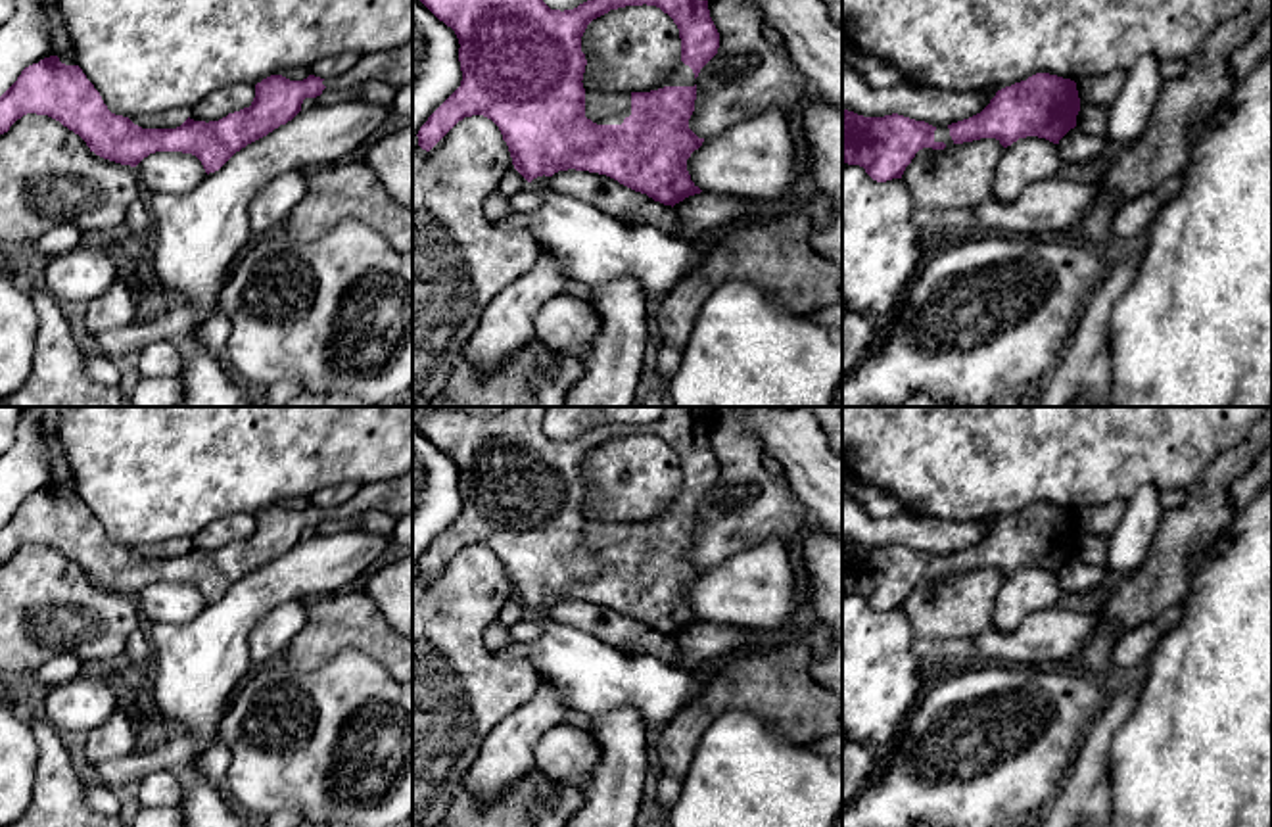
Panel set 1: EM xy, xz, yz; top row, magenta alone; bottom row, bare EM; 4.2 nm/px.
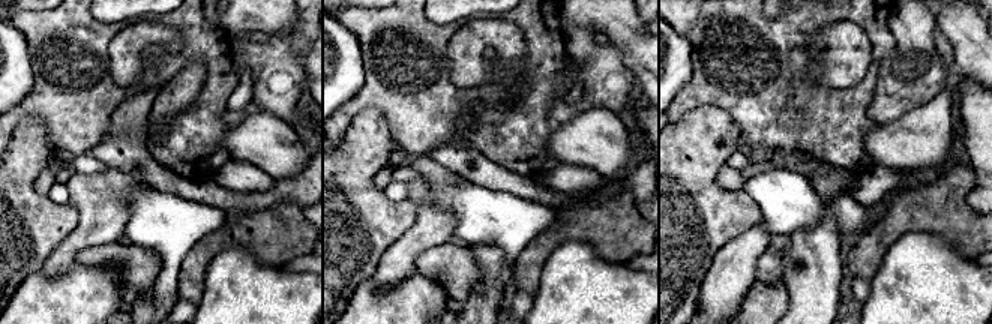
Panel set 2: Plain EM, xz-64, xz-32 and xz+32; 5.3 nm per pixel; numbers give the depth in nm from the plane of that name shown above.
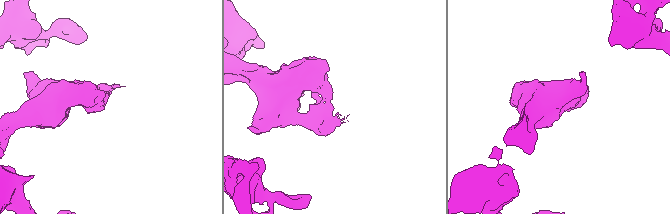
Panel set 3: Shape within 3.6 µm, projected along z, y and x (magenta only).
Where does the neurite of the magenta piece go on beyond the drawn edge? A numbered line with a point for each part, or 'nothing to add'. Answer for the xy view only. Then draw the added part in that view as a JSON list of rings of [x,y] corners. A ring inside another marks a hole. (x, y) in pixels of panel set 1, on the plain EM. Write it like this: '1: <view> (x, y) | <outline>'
1: xy (394, 496) | [[[412,470],[393,480],[363,484],[347,503],[322,510],[322,514],[326,518],[345,518],[370,508],[384,510],[393,518],[412,514]]]

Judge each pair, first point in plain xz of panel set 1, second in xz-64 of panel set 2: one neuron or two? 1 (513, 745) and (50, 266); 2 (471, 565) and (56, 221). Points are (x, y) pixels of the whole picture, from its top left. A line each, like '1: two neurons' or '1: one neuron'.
1: one neuron
2: one neuron

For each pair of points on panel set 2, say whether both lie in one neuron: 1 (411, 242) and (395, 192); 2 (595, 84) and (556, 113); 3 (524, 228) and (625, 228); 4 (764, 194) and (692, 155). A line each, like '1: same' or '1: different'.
1: different
2: same
3: different
4: different

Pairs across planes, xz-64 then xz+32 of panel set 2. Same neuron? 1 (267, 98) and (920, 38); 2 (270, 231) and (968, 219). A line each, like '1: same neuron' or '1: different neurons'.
1: same neuron
2: same neuron

